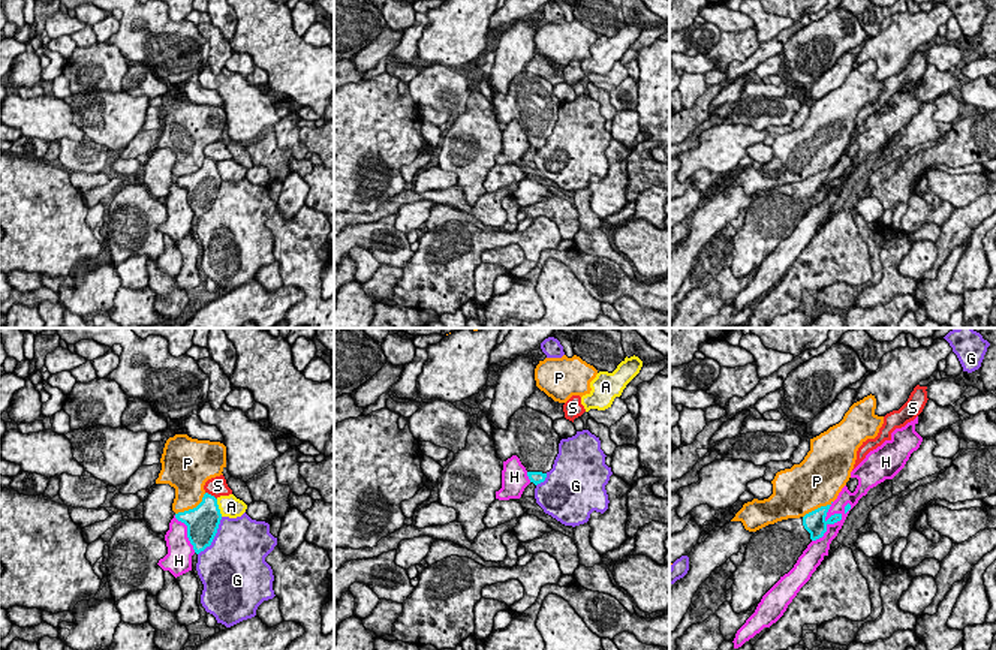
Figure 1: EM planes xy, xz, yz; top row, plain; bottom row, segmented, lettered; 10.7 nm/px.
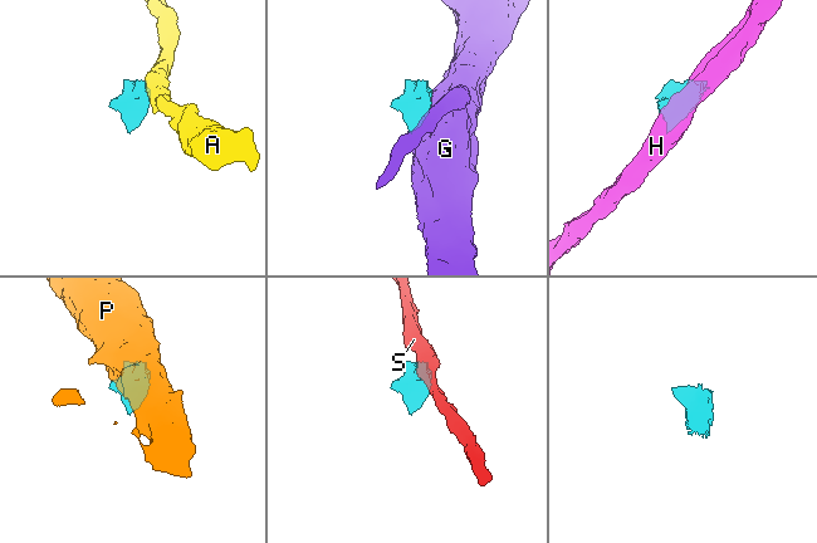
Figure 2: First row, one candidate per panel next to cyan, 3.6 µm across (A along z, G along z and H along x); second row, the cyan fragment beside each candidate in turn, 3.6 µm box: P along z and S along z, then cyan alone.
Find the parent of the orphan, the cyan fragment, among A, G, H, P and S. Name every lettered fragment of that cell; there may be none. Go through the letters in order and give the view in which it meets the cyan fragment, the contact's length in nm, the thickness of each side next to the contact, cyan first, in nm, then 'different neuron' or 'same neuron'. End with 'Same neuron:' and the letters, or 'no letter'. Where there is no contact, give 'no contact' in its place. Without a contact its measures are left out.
A: meets cyan in xy; contact 200 nm long; 360 nm thick on the cyan side, 240 nm on the other; different neuron
G: meets cyan in xy; contact 500 nm long; 360 nm thick on the cyan side, 480 nm on the other; different neuron
H: meets cyan in yz; contact 600 nm long; 240 nm thick on the cyan side, 160 nm on the other; different neuron
P: meets cyan in xy; contact 400 nm long; 360 nm thick on the cyan side, 320 nm on the other; different neuron
S: meets cyan in xy; contact 150 nm long; 320 nm thick on the cyan side, 200 nm on the other; different neuron
Same neuron: no letter

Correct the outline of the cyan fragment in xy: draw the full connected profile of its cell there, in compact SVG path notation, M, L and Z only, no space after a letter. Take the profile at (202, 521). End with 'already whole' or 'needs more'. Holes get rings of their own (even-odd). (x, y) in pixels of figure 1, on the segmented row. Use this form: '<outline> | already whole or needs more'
M205 493L202 502L196 508L175 514L175 518L187 526L187 538L193 545L195 553L199 554L211 545L222 514L217 499Z | already whole

